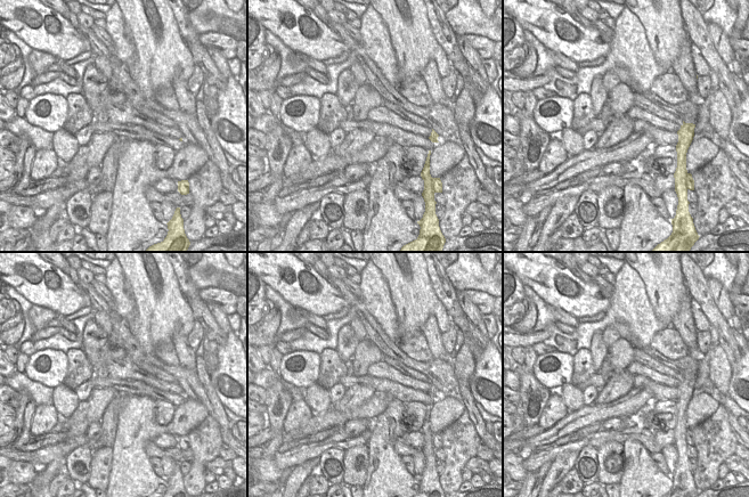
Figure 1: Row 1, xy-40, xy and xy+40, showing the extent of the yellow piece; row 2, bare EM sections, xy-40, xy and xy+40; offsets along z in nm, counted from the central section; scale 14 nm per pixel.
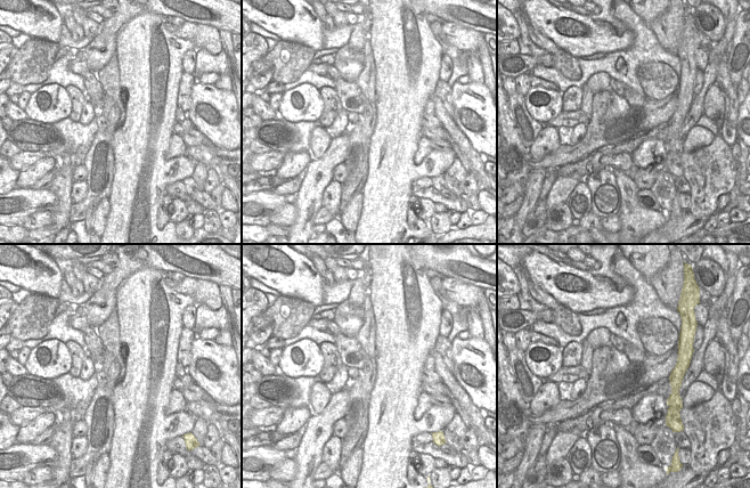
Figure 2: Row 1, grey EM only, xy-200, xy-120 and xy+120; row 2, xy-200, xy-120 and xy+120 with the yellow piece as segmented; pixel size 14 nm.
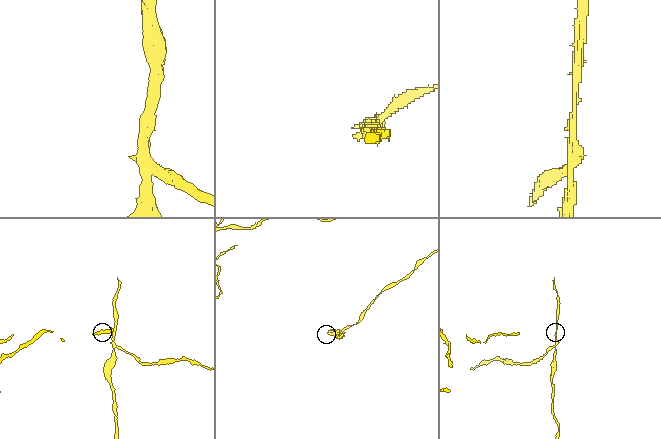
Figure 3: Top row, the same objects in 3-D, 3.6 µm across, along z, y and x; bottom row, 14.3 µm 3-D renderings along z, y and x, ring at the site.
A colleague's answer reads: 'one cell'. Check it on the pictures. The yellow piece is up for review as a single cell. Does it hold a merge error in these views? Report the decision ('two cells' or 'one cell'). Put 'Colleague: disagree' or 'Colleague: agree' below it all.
two cells
Colleague: disagree

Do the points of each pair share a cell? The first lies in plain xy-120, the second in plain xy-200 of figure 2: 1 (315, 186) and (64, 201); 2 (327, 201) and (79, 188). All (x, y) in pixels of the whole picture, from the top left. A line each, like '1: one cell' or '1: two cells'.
1: one cell
2: one cell

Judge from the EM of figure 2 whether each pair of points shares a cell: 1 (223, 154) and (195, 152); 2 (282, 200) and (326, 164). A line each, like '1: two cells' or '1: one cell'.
1: one cell
2: two cells

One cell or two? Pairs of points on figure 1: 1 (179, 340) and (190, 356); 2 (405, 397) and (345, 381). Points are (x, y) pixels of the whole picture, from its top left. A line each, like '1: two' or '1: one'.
1: one
2: one

